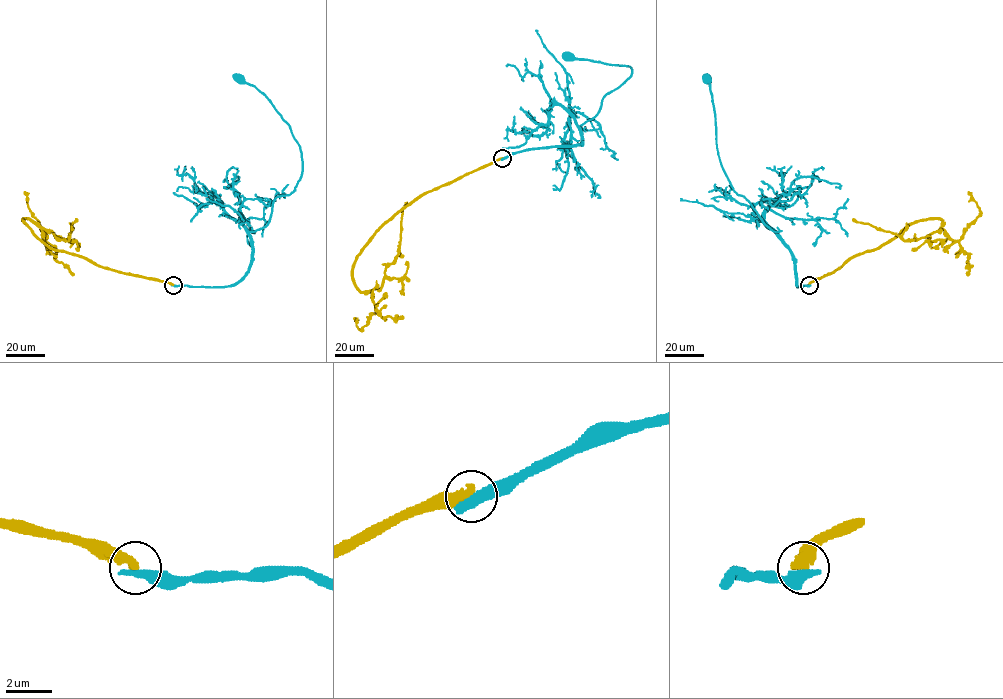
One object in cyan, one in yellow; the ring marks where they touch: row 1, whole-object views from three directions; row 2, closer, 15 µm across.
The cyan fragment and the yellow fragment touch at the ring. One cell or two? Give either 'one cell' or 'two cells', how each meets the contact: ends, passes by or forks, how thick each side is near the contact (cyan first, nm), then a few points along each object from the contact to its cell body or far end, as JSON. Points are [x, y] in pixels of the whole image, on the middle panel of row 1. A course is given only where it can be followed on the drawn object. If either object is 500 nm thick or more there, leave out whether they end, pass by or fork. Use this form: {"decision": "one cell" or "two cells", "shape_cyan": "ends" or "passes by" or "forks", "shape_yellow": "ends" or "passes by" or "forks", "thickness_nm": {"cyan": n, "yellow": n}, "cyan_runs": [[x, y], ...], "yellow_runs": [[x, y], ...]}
{"decision": "two cells", "thickness_nm": {"cyan": 500, "yellow": 440}, "cyan_runs": [[502, 158], [577, 145], [578, 127], [631, 76], [629, 66], [568, 56]], "yellow_runs": [[502, 158], [425, 192], [385, 223], [354, 263], [361, 291], [381, 287], [398, 254], [407, 202]]}

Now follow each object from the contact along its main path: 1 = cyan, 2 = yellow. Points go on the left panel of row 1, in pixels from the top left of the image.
1: (173, 285), (236, 284), (251, 262), (249, 232), (268, 224), (273, 201), (301, 176), (289, 126), (239, 78)
2: (173, 285), (104, 268), (51, 249), (23, 221), (30, 219), (56, 238), (68, 240), (77, 219)

